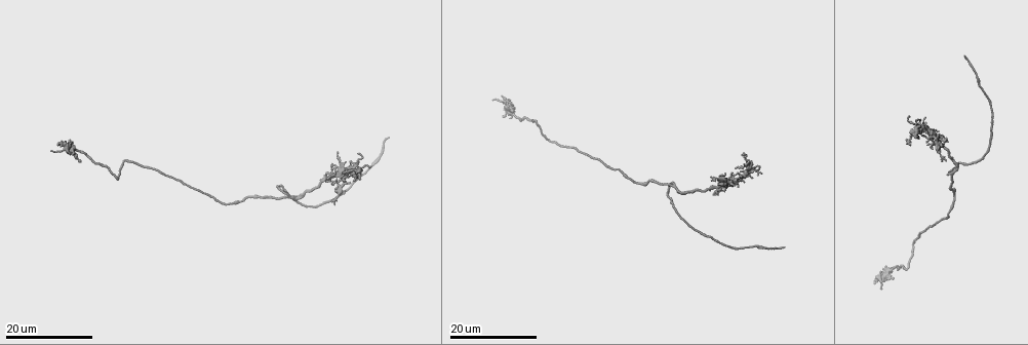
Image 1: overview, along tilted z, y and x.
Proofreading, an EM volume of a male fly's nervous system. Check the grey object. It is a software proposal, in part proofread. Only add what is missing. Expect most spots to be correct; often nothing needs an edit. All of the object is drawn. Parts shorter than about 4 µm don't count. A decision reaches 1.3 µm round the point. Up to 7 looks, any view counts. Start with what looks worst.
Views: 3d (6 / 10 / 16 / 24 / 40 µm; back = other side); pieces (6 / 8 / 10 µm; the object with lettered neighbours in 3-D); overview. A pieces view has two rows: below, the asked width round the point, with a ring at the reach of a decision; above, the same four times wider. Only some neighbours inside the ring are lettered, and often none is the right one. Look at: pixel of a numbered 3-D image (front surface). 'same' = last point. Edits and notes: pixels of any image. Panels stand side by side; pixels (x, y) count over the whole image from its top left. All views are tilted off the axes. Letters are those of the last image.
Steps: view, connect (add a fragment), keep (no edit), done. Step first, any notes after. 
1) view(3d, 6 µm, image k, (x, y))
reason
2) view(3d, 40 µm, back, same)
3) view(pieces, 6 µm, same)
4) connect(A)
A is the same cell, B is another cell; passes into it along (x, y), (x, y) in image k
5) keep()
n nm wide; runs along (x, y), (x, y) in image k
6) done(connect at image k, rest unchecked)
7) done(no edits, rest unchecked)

view(3d, 16 µm, image 1, (964, 56))
thin end

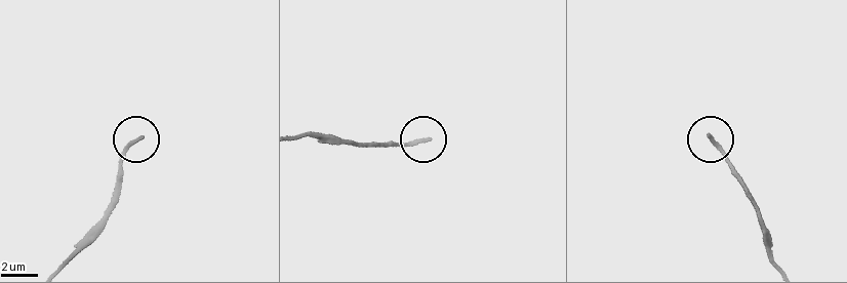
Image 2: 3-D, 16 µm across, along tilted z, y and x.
view(pieces, 6 µm, image 2, (430, 138))

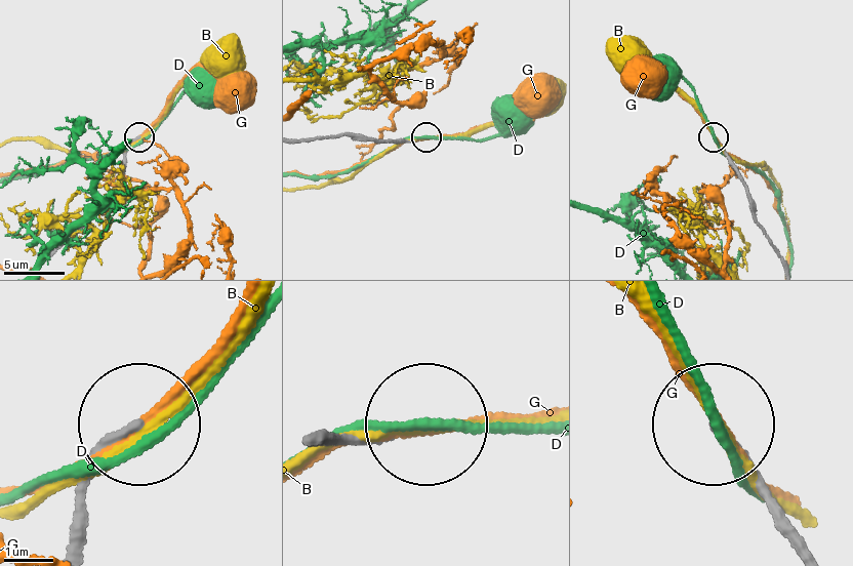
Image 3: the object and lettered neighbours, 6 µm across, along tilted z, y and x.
keep()
B, D and G are other cells; runs along (315, 443), (428, 428) in image 3; none of them fits

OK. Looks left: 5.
view(3d, 16 µm, image 1, (492, 98))
free end

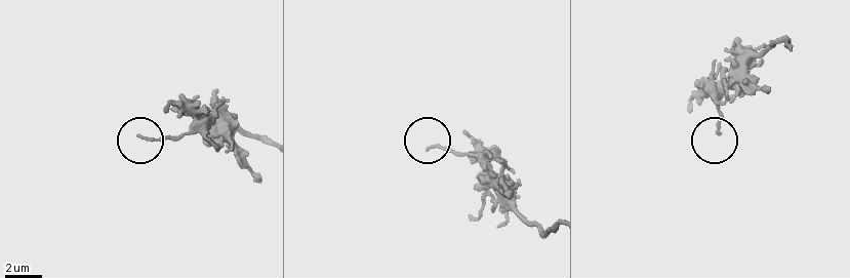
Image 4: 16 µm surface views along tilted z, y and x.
view(pieces, 10 µm, image 4, (138, 136))

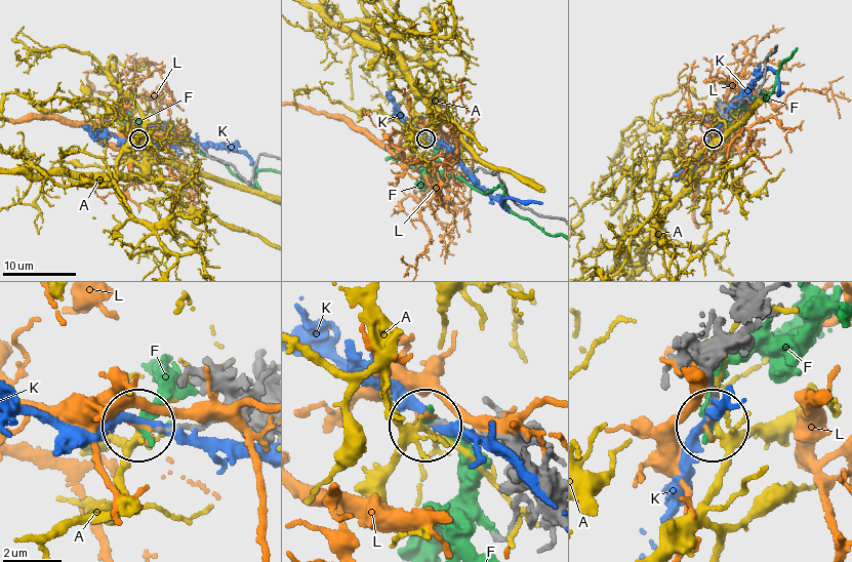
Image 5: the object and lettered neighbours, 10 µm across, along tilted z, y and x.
keep()
130 nm wide; A, F, K and L are other cells; runs along (725, 353), (712, 379), (714, 424) in image 5; none of them fits

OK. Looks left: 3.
view(3d, 16 µm, image 1, (743, 155))
long arm stops here

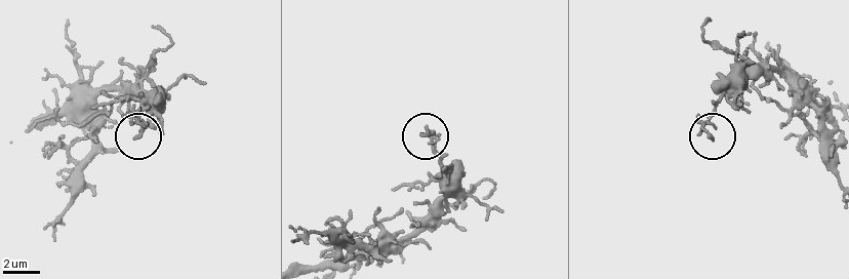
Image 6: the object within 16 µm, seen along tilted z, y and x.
view(pieces, 8 µm, image 6, (137, 134))

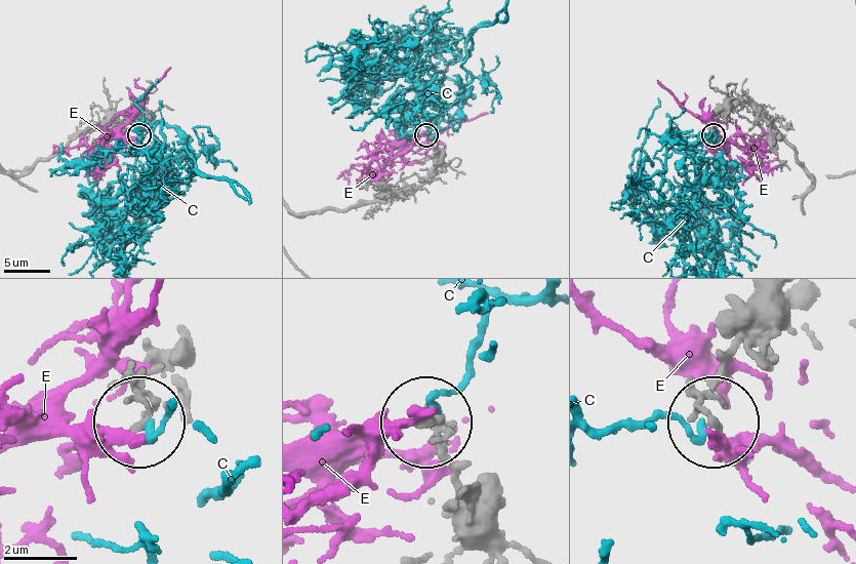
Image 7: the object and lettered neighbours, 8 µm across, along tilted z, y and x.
keep()
160 nm wide; C and E are other cells; no lettered fragment goes on from it

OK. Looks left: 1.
done(no edits, rest unchecked)

